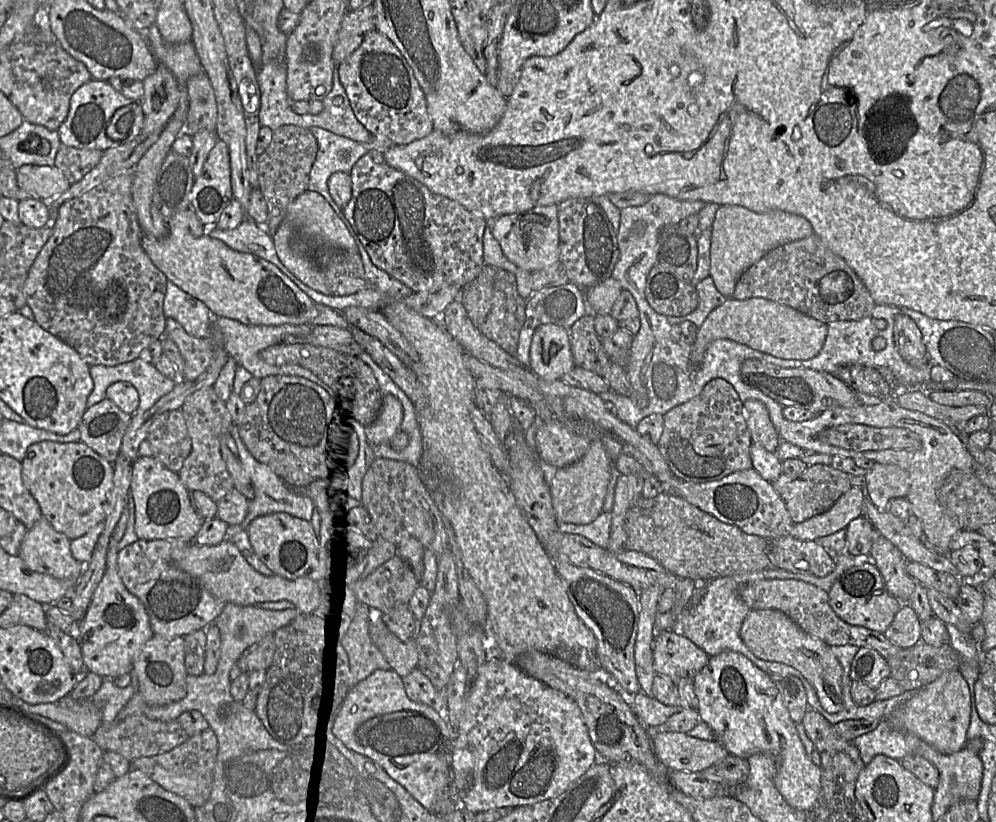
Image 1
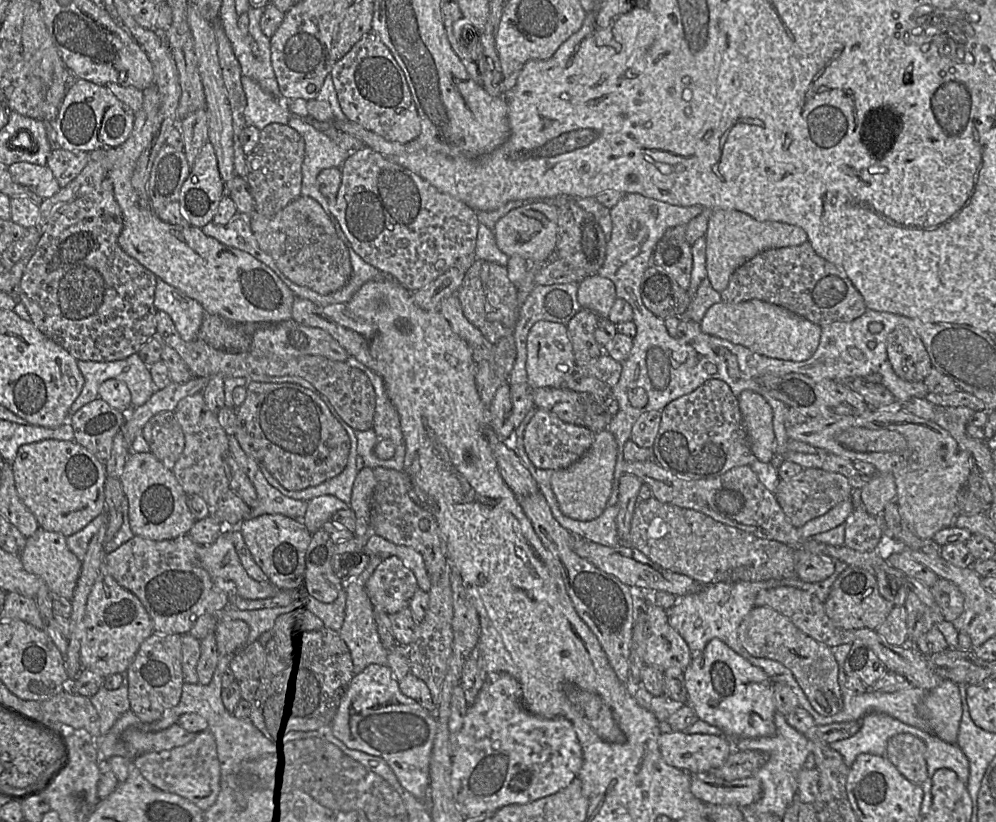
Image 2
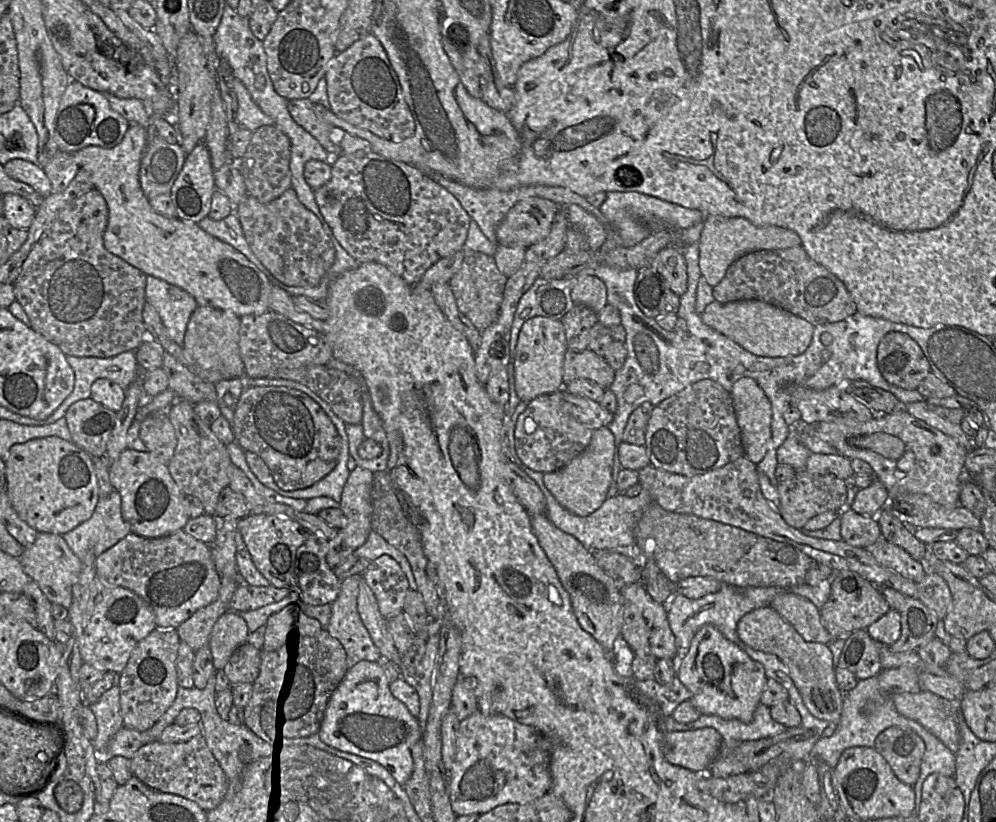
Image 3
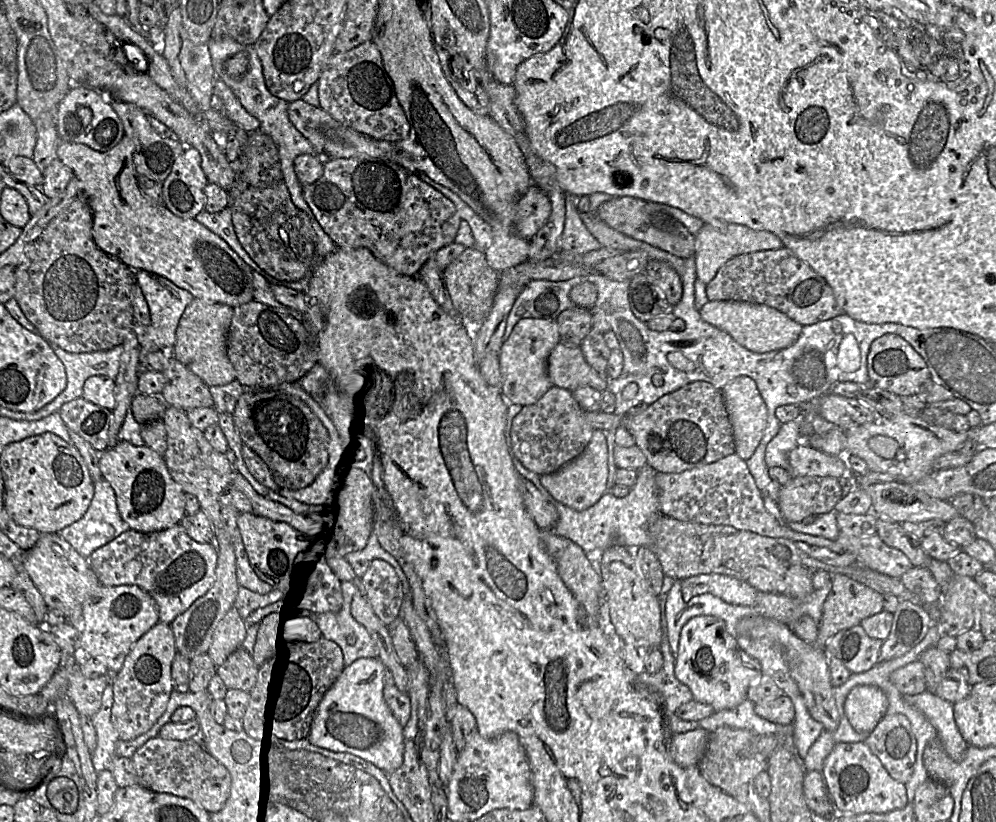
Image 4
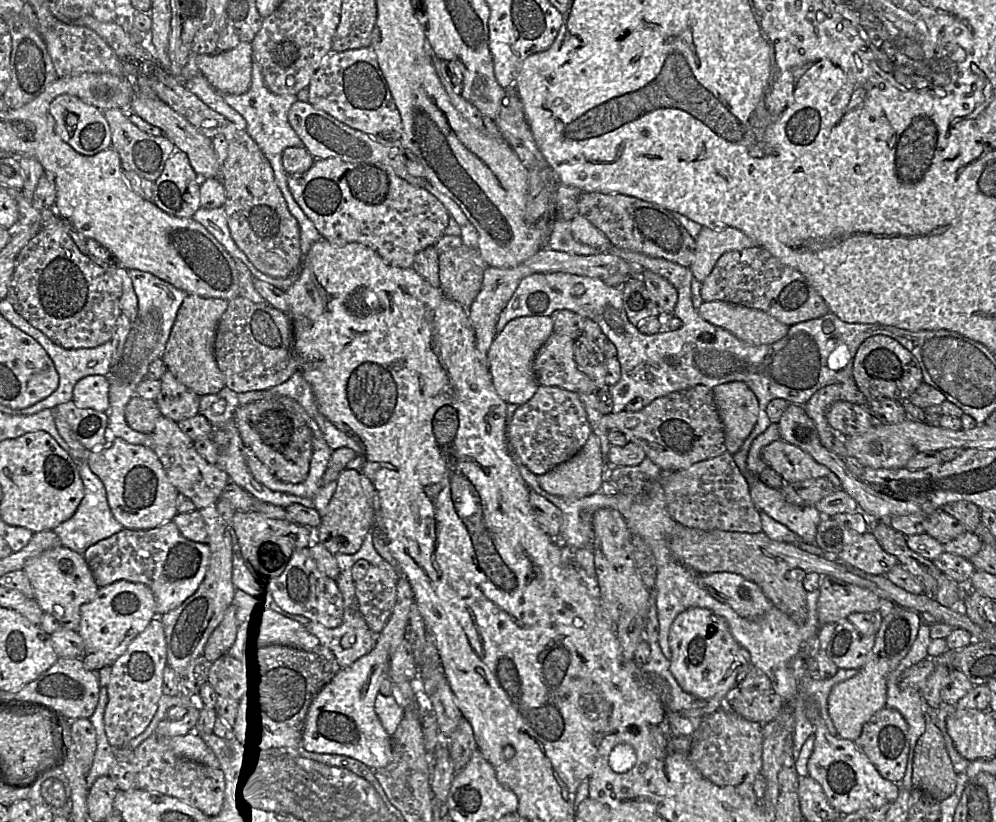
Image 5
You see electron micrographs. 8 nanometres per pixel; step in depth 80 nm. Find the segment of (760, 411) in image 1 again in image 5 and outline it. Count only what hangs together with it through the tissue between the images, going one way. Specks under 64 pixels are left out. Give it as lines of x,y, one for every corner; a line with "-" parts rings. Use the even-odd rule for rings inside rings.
741,381
718,385
712,391
724,426
726,448
733,455
757,423
759,402
754,392

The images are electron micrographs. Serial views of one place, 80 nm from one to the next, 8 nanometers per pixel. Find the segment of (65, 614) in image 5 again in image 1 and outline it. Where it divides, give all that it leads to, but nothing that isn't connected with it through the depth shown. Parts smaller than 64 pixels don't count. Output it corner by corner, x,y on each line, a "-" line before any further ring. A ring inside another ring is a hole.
44,517
26,531
18,556
30,571
63,581
78,581
83,572
83,564
76,561
71,554
70,540
64,534
55,531

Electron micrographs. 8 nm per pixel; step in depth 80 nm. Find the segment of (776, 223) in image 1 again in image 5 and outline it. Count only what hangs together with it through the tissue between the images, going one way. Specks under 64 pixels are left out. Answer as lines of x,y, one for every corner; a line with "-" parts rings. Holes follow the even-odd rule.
702,227
695,241
695,257
689,268
696,280
701,283
726,252
758,246
754,239
733,227

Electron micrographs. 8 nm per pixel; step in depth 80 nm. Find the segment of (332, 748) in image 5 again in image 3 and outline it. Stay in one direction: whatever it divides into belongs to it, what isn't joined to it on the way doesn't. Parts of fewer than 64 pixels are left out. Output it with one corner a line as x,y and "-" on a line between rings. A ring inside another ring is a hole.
362,660
348,668
342,681
331,695
324,717
318,731
318,736
325,744
373,760
385,767
392,777
403,786
413,771
412,746
422,738
422,728
417,717
412,715
407,707
396,699
389,689
383,662

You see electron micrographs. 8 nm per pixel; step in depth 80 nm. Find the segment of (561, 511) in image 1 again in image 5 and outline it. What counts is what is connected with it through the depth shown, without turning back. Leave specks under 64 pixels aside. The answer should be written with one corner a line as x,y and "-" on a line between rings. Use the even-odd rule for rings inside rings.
591,434
583,448
570,460
558,465
551,471
537,475
538,483
547,493
566,498
583,498
597,493
607,478
608,463
601,453
600,439

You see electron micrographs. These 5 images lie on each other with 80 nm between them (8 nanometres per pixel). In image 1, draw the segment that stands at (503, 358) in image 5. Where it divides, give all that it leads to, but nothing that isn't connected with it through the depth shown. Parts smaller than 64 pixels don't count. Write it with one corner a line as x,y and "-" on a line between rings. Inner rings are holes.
543,324
534,331
529,368
548,381
561,379
574,368
569,331
555,324

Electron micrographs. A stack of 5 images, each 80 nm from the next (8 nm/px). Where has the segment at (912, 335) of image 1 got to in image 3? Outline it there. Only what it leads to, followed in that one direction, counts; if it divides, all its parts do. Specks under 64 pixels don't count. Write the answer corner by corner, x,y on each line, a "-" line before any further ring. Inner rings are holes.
888,332
877,348
877,365
884,379
897,387
915,390
930,372
919,344
907,334

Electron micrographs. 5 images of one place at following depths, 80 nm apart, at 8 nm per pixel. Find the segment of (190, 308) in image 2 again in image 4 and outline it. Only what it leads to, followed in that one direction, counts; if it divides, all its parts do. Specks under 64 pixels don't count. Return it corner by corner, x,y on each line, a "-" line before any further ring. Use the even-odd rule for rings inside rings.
145,270
135,271
135,278
149,307
150,323
135,324
134,333
140,346
140,361
147,353
163,350
171,351
176,341
176,330
185,308
193,301
194,296
179,288
168,279

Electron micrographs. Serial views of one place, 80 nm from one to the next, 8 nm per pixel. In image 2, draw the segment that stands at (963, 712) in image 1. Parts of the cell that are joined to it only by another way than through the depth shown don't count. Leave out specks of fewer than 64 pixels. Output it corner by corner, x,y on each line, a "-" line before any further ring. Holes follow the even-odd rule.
943,680
936,688
926,691
920,714
933,735
949,744
957,744
963,714
959,685

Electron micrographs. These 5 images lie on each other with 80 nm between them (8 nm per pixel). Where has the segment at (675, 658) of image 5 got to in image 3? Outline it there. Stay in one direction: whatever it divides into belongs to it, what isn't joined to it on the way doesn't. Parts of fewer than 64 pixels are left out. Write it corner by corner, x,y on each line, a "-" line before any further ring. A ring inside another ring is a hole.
702,626
692,638
687,652
683,656
678,653
677,662
677,677
690,691
690,701
702,715
737,719
743,723
750,723
753,720
768,680
765,669
762,664
752,660
738,645
729,641
715,626

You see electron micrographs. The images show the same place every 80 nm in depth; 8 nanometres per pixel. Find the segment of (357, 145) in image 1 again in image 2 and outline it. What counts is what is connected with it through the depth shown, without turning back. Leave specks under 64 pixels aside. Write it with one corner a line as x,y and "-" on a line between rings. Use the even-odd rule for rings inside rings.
297,116
291,117
287,125
296,130
305,142
301,196
315,199
329,215
329,202
319,191
317,176
324,169
341,168
352,153

